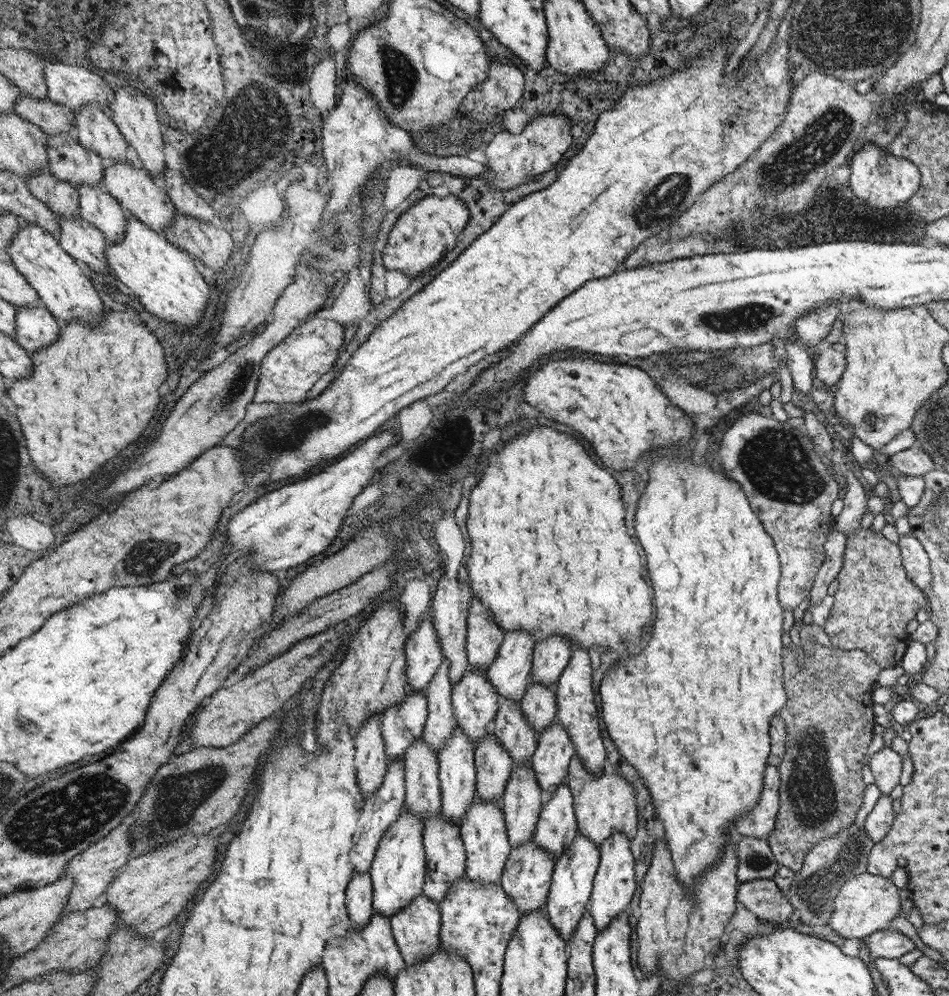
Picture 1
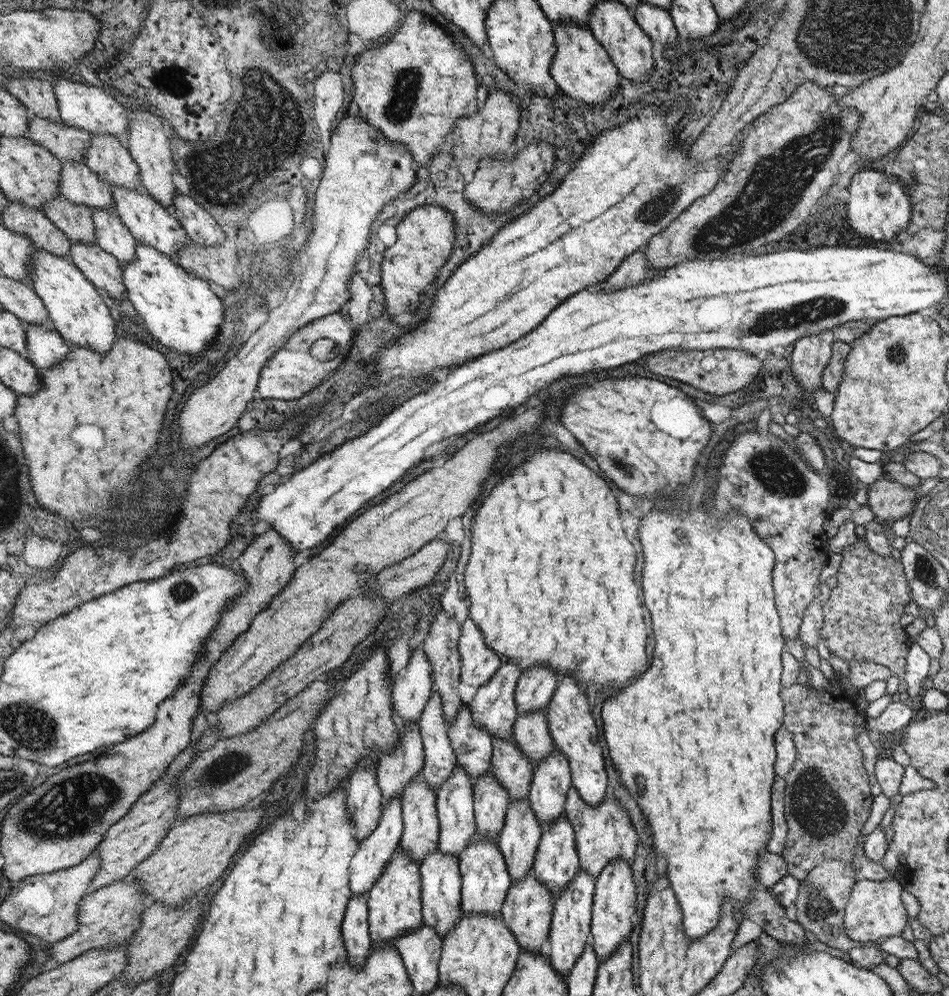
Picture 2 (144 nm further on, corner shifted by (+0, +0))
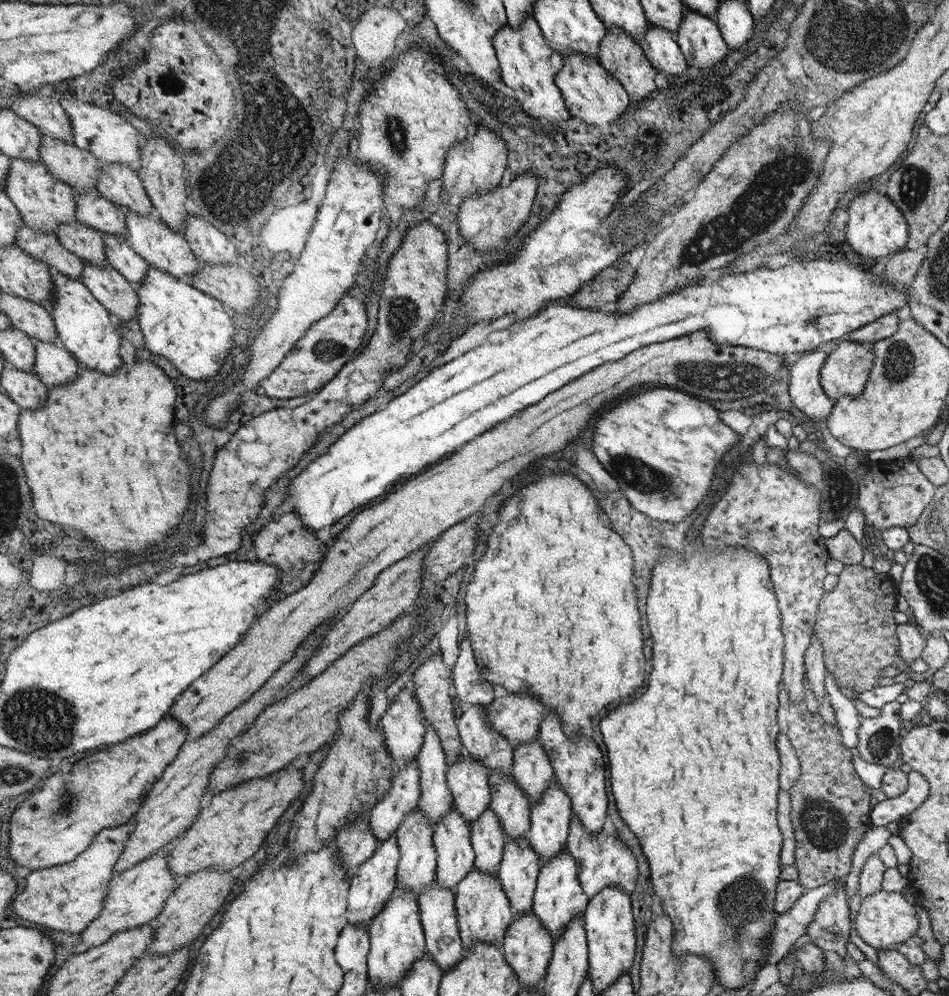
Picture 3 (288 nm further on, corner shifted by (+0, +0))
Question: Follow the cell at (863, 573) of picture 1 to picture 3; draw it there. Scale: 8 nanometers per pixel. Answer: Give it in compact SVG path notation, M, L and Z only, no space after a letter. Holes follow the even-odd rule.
M847 564L839 574L835 590L821 598L821 612L817 612L813 636L823 648L823 666L829 674L833 674L837 688L849 688L859 694L869 692L877 686L881 678L879 672L887 666L907 672L909 684L933 682L931 670L915 674L899 656L899 640L895 634L897 624L893 620L893 614L897 612L897 598L897 586L887 574L875 574L873 570L865 570L861 564Z

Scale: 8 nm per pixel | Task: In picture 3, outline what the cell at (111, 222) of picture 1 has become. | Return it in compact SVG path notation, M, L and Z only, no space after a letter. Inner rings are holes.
M103 234L105 240L105 252L107 252L107 264L113 266L113 270L119 270L129 284L137 286L145 280L149 272L149 262L141 258L125 238L117 234Z

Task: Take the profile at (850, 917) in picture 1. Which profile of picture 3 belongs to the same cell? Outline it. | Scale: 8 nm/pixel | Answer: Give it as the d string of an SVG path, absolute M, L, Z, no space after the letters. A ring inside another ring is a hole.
M877 890L875 894L861 900L857 918L855 918L855 930L861 936L861 940L875 950L895 950L899 944L905 944L915 936L915 930L919 928L919 918L915 912L915 906L907 904L903 900L903 894L899 892L885 892Z

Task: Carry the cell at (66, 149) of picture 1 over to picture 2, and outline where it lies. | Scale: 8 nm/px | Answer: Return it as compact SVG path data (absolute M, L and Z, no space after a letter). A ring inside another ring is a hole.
M61 160L63 168L59 174L59 192L63 198L75 204L91 208L103 208L115 214L113 190L95 176L83 162Z

